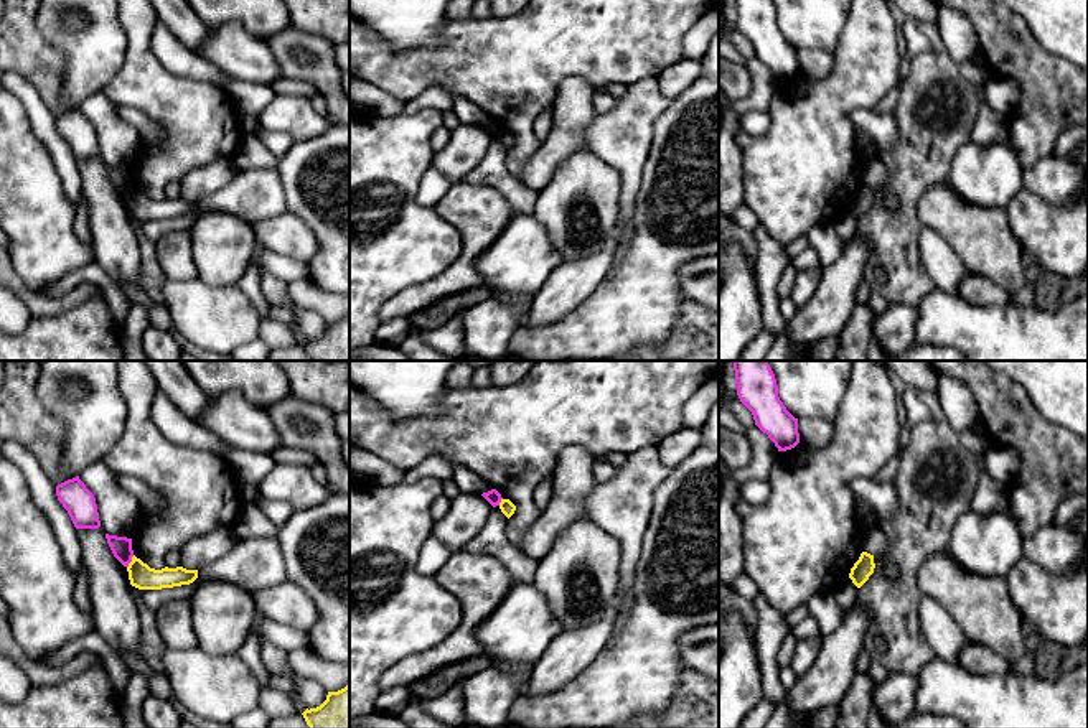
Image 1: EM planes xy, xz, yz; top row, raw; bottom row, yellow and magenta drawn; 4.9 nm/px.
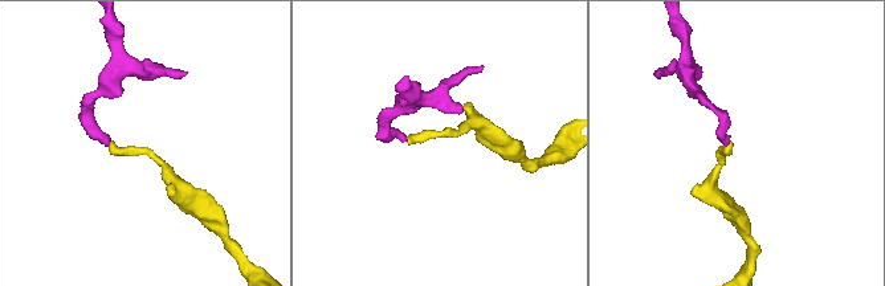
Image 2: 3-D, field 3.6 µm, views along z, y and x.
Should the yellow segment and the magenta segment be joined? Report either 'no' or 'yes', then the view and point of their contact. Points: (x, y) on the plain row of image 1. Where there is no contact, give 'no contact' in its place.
no | xy (131, 193)

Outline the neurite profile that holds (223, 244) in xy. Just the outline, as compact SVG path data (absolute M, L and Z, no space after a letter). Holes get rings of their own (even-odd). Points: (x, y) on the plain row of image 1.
M203 212L190 236L198 278L213 287L237 285L260 252L252 224L229 212Z

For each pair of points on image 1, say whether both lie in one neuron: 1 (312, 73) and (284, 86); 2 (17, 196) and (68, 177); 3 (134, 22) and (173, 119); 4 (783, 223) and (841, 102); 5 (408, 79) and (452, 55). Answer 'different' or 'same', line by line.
1: different
2: different
3: same
4: same
5: same

